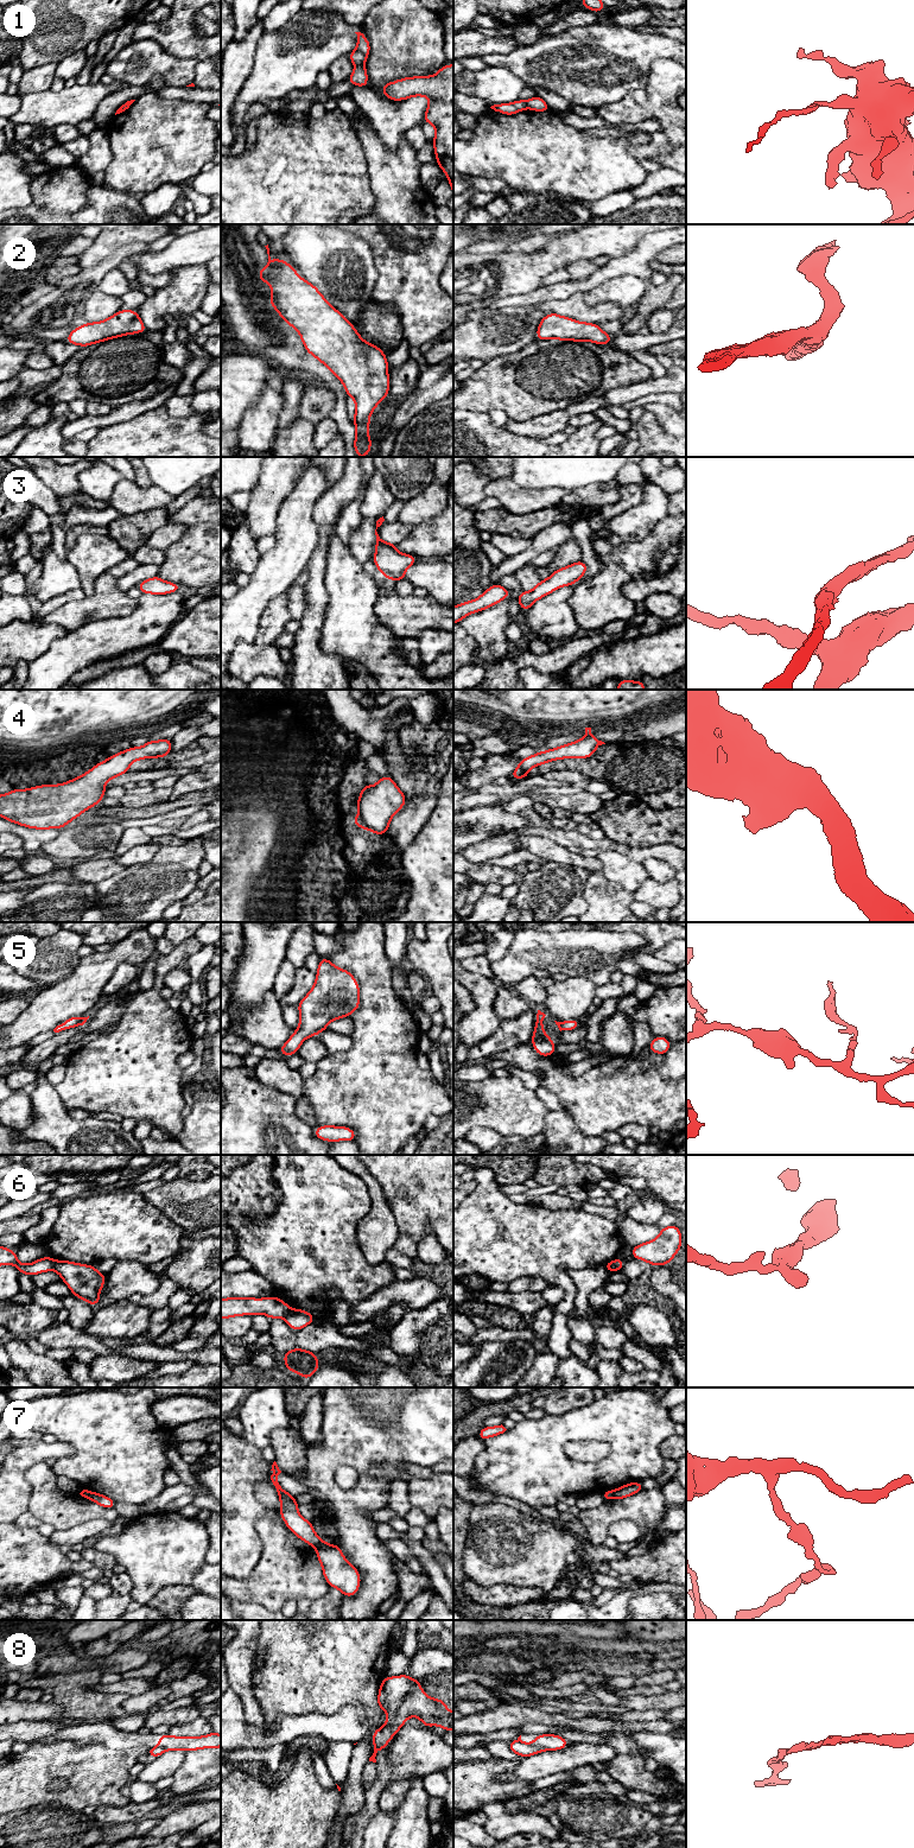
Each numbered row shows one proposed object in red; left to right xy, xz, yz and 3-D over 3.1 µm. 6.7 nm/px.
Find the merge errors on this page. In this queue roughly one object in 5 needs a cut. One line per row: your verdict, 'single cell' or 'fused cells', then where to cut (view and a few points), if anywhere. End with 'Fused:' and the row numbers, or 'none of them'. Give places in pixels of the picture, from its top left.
1: fused cells; cut in xz along (362, 63), (356, 65)
2: single cell; no cut
3: single cell; no cut
4: single cell; no cut
5: single cell; no cut
6: fused cells; cut in xy along (56, 1261), (52, 1269)
7: fused cells; cut in xz along (325, 1543), (317, 1549)
8: fused cells; cut in xz along (411, 1678), (411, 1685), (406, 1695), (388, 1718)
Fused: 1, 6, 7, 8

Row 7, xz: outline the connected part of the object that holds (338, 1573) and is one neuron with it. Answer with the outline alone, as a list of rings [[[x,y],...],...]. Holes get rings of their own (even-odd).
[[[325,1544],[317,1549],[317,1560],[330,1587],[337,1588],[349,1598],[357,1593],[361,1583],[358,1570],[344,1558],[338,1545]]]

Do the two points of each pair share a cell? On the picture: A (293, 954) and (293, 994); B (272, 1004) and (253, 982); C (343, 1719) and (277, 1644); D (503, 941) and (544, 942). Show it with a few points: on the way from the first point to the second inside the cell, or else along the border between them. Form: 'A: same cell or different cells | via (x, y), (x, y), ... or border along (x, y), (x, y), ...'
A: different cells | border along (313, 951), (296, 969)
B: different cells | border along (272, 991), (259, 1005), (251, 1007), (243, 1013)
C: different cells | border along (365, 1707), (347, 1706), (332, 1714), (309, 1713)
D: different cells | border along (514, 934), (506, 953), (493, 963)

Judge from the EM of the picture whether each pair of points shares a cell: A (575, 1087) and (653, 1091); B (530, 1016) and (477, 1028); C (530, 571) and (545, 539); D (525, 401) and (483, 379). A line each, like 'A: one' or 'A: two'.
A: one
B: two
C: two
D: one

